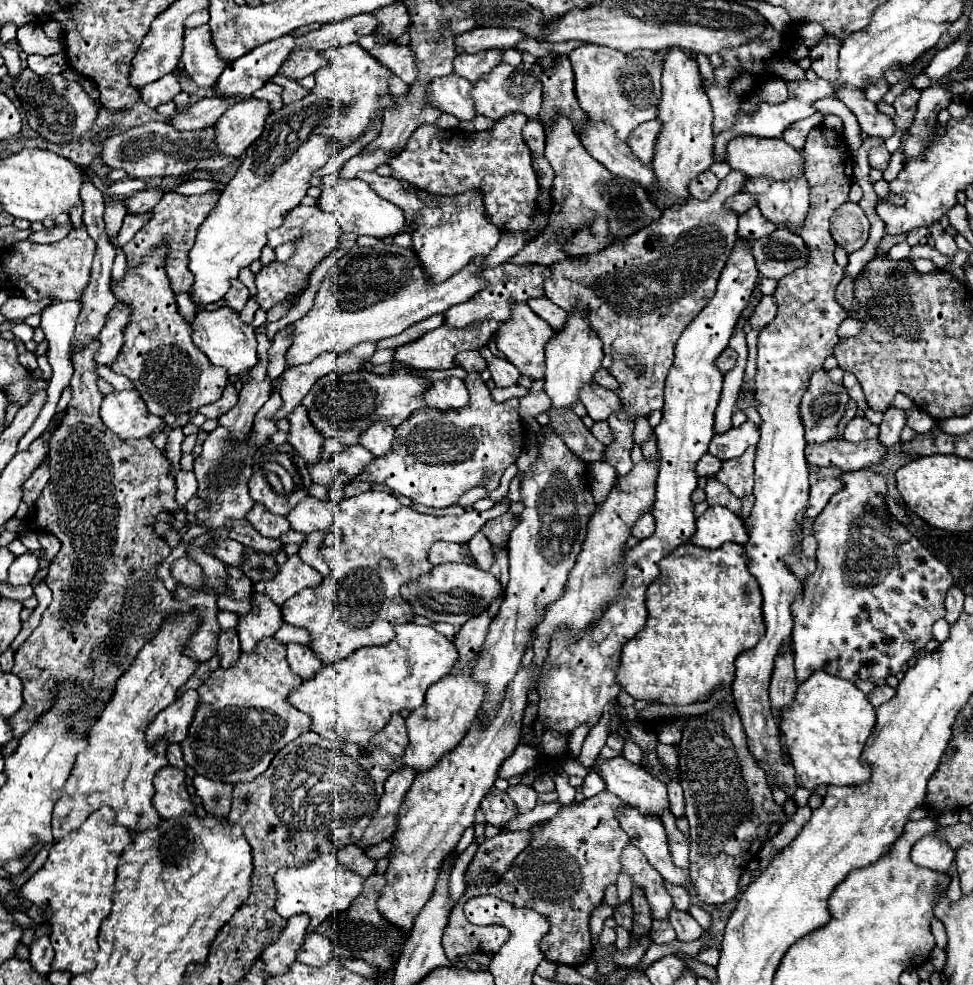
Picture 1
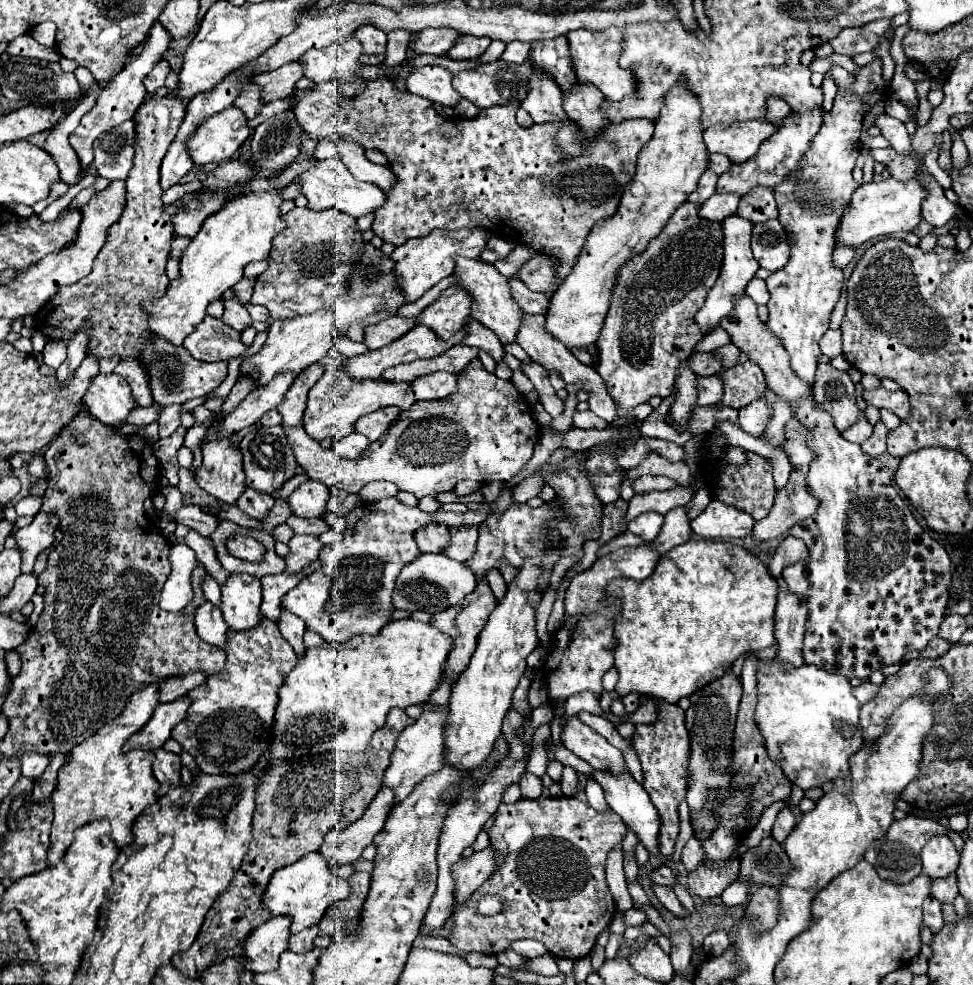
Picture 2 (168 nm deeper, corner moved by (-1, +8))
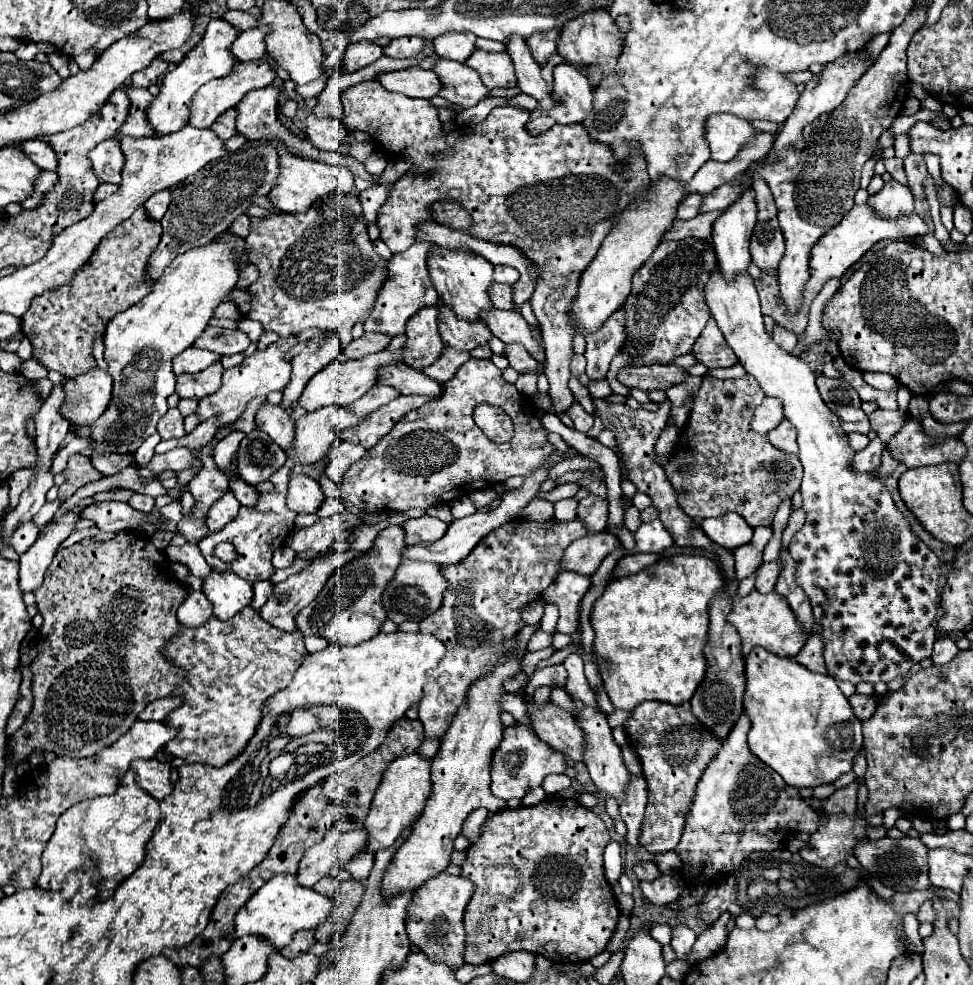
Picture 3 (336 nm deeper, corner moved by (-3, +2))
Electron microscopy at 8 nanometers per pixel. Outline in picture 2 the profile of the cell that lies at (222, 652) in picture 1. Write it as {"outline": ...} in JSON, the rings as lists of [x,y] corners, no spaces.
{"outline":[[[204,602],[196,610],[196,632],[202,640],[206,640],[212,646],[218,646],[218,648],[226,646],[228,626],[226,626],[224,616],[222,616],[218,606],[214,606],[210,602]]]}

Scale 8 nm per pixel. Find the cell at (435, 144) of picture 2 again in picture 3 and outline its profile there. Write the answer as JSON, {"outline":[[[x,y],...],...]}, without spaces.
{"outline":[[[378,80],[350,86],[342,94],[342,104],[346,110],[348,130],[364,130],[376,144],[384,146],[388,152],[392,150],[396,158],[414,162],[414,168],[390,188],[388,198],[378,212],[380,240],[390,248],[392,254],[404,252],[412,246],[420,220],[432,220],[428,212],[430,204],[460,202],[472,214],[472,236],[496,244],[516,246],[520,248],[524,258],[528,258],[532,278],[536,278],[536,290],[530,298],[530,304],[540,324],[546,348],[544,374],[550,382],[548,396],[552,400],[552,412],[558,416],[564,414],[574,402],[574,396],[568,388],[568,378],[570,360],[574,356],[572,338],[576,334],[572,334],[572,326],[568,326],[568,306],[572,306],[572,298],[576,298],[576,282],[580,280],[580,270],[584,270],[584,266],[592,262],[596,250],[600,248],[600,242],[604,240],[604,234],[612,230],[612,222],[616,222],[616,216],[624,212],[640,192],[648,188],[646,184],[650,178],[646,172],[646,160],[640,156],[632,156],[628,160],[628,166],[620,166],[608,146],[588,140],[588,132],[582,124],[554,124],[548,132],[530,136],[526,129],[530,112],[514,106],[494,108],[488,118],[476,126],[444,132],[438,120],[438,110],[428,100],[416,100],[384,90]]]}

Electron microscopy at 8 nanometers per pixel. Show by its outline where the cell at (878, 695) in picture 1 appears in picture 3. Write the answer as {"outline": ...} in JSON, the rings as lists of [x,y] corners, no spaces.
{"outline":[[[852,694],[850,698],[850,706],[852,706],[852,710],[854,710],[854,716],[858,718],[858,720],[868,720],[872,714],[874,714],[874,710],[876,710],[876,700],[874,700],[874,696],[862,696],[862,694]]]}

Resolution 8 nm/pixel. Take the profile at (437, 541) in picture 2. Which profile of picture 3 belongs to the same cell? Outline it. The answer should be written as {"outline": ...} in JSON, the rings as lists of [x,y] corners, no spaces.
{"outline":[[[420,516],[420,518],[410,518],[400,524],[404,528],[404,542],[408,546],[418,544],[418,542],[434,542],[444,536],[448,530],[448,522],[442,522],[438,518],[430,516]]]}

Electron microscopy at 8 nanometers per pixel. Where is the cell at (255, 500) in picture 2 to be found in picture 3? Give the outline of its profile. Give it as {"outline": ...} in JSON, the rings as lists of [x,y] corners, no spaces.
{"outline":[[[232,478],[230,480],[230,490],[232,490],[232,494],[236,496],[236,500],[242,506],[254,506],[256,500],[258,500],[256,490],[250,484],[246,484],[244,480],[240,480],[240,478]]]}

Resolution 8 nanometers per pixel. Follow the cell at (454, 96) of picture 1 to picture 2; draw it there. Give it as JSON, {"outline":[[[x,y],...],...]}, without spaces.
{"outline":[[[422,66],[408,76],[406,86],[408,86],[410,94],[422,96],[434,104],[454,108],[462,96],[454,90],[452,78],[454,78],[454,74],[444,68]]]}

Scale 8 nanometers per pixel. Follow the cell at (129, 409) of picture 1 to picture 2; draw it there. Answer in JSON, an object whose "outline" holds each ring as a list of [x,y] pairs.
{"outline":[[[98,374],[90,388],[84,394],[84,402],[90,408],[90,414],[102,420],[110,426],[124,426],[126,418],[132,410],[138,408],[138,402],[134,400],[130,392],[130,384],[126,384],[126,378],[118,374]]]}

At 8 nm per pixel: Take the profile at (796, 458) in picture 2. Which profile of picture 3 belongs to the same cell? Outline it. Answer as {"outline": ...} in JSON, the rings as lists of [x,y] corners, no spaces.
{"outline":[[[783,419],[782,422],[768,434],[770,443],[789,454],[798,454],[797,431],[796,428]]]}

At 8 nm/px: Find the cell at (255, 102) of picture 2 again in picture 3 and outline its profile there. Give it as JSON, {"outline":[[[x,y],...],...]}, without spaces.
{"outline":[[[232,108],[232,110],[226,110],[224,114],[220,114],[220,118],[216,118],[216,122],[210,128],[220,140],[228,140],[236,134],[234,122],[236,122],[236,110]]]}

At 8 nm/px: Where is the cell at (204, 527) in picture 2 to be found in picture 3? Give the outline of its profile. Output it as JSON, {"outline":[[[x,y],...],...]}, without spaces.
{"outline":[[[112,500],[85,508],[82,516],[94,520],[102,532],[116,532],[124,528],[138,528],[144,522],[158,522],[150,514],[130,508],[126,502],[112,502]]]}

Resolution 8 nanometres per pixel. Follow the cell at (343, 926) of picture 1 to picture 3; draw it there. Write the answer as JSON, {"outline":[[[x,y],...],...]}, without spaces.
{"outline":[[[356,880],[340,882],[340,886],[332,898],[334,900],[332,912],[328,914],[328,918],[324,922],[320,922],[320,926],[314,928],[316,942],[330,942],[338,930],[344,930],[344,926],[348,926],[354,910],[362,902],[362,894],[364,894],[364,884],[360,884]]]}

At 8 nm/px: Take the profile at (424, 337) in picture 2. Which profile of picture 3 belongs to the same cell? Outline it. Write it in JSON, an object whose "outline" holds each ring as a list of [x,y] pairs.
{"outline":[[[402,348],[396,350],[394,354],[382,350],[382,352],[370,354],[368,358],[360,358],[360,360],[346,360],[346,362],[338,358],[332,360],[324,370],[320,370],[320,374],[316,374],[316,378],[312,378],[312,382],[308,382],[308,390],[304,390],[304,394],[300,396],[300,408],[304,408],[306,412],[314,412],[318,408],[332,406],[332,404],[348,406],[350,402],[364,396],[376,384],[378,366],[388,364],[388,362],[402,362],[402,352],[404,352]]]}

